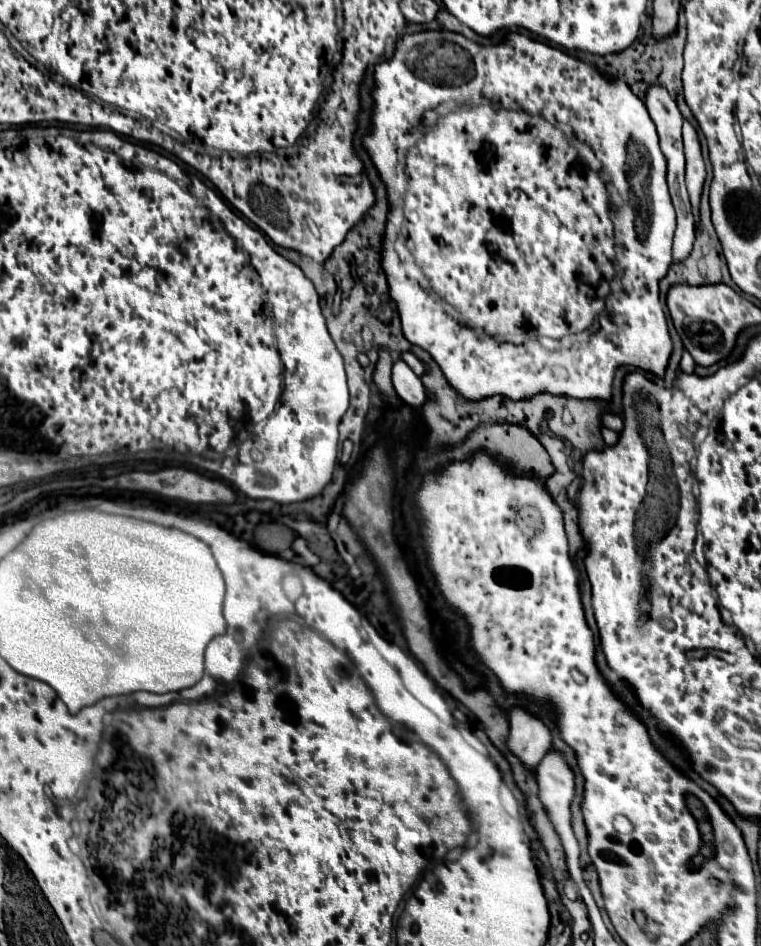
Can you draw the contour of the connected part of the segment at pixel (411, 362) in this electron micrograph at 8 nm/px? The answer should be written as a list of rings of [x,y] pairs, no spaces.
[[[405,352],[401,354],[400,357],[418,376],[421,377],[422,373],[424,374],[424,365],[422,362],[411,352]]]

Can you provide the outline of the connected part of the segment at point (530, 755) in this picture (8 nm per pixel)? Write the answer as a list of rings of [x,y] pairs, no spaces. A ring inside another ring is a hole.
[[[514,708],[510,712],[510,736],[506,740],[506,748],[528,772],[536,770],[538,762],[546,756],[550,746],[550,730],[538,718],[522,708]]]

